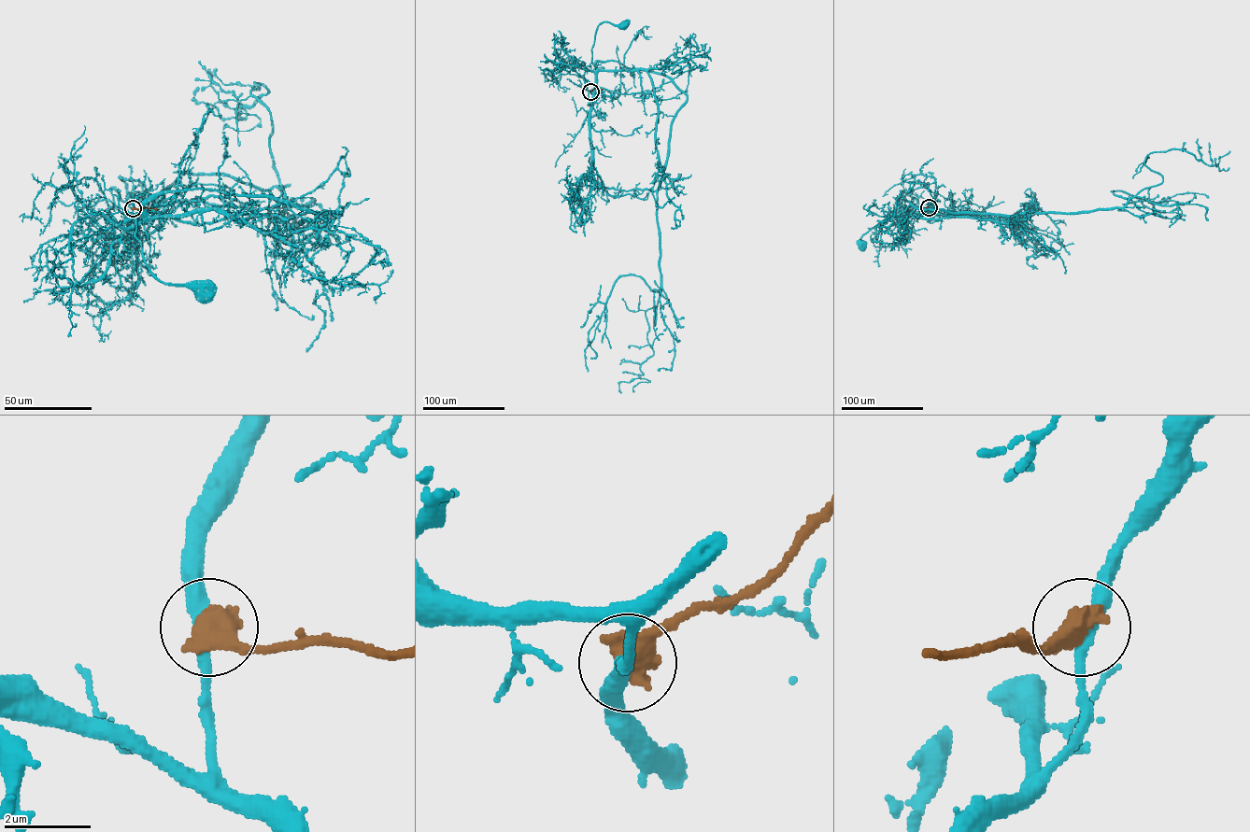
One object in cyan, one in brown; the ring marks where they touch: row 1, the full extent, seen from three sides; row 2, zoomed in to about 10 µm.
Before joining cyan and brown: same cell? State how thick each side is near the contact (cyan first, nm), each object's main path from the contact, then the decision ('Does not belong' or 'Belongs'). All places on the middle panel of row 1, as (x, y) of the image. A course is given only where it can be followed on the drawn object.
Thickness 320 nm (cyan) against 700 nm. Course of cyan: (590, 91), (596, 79), (592, 47), (597, 27), (603, 22), (625, 26). Course of brown: (590, 91), (603, 90). Does not belong

